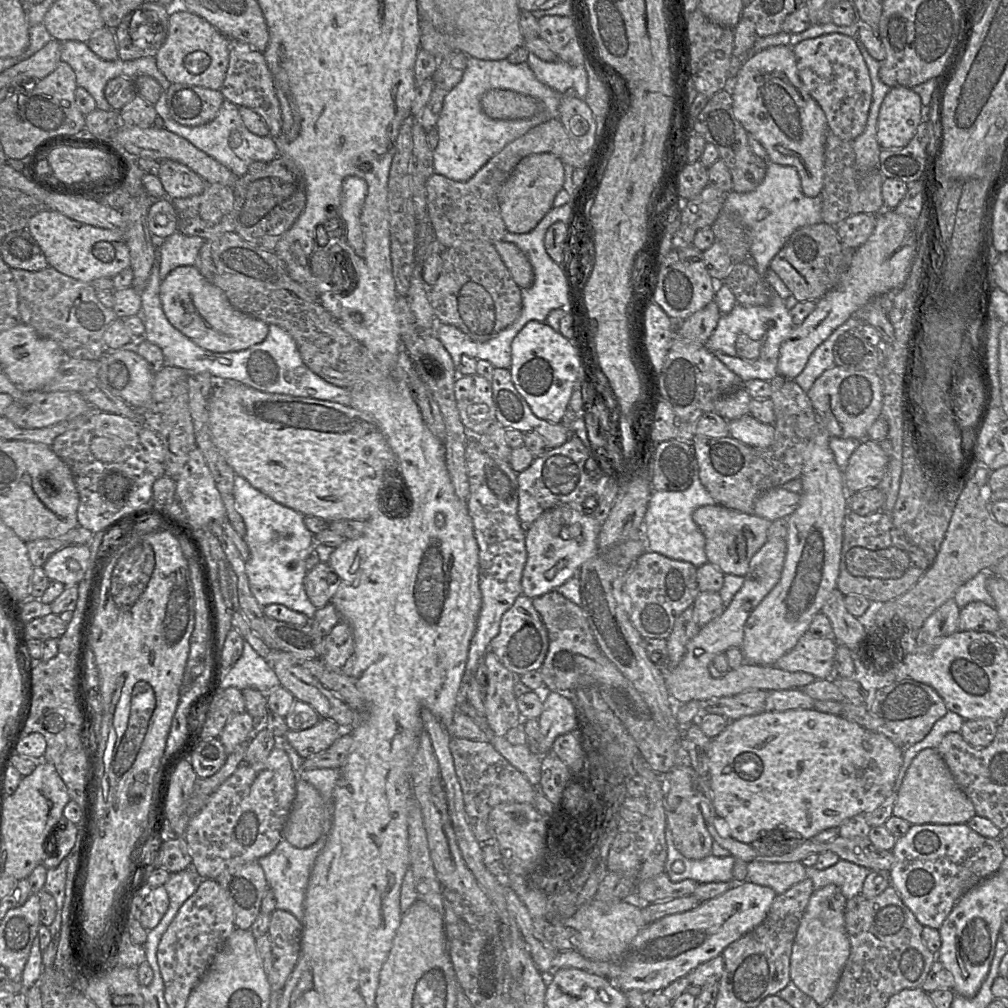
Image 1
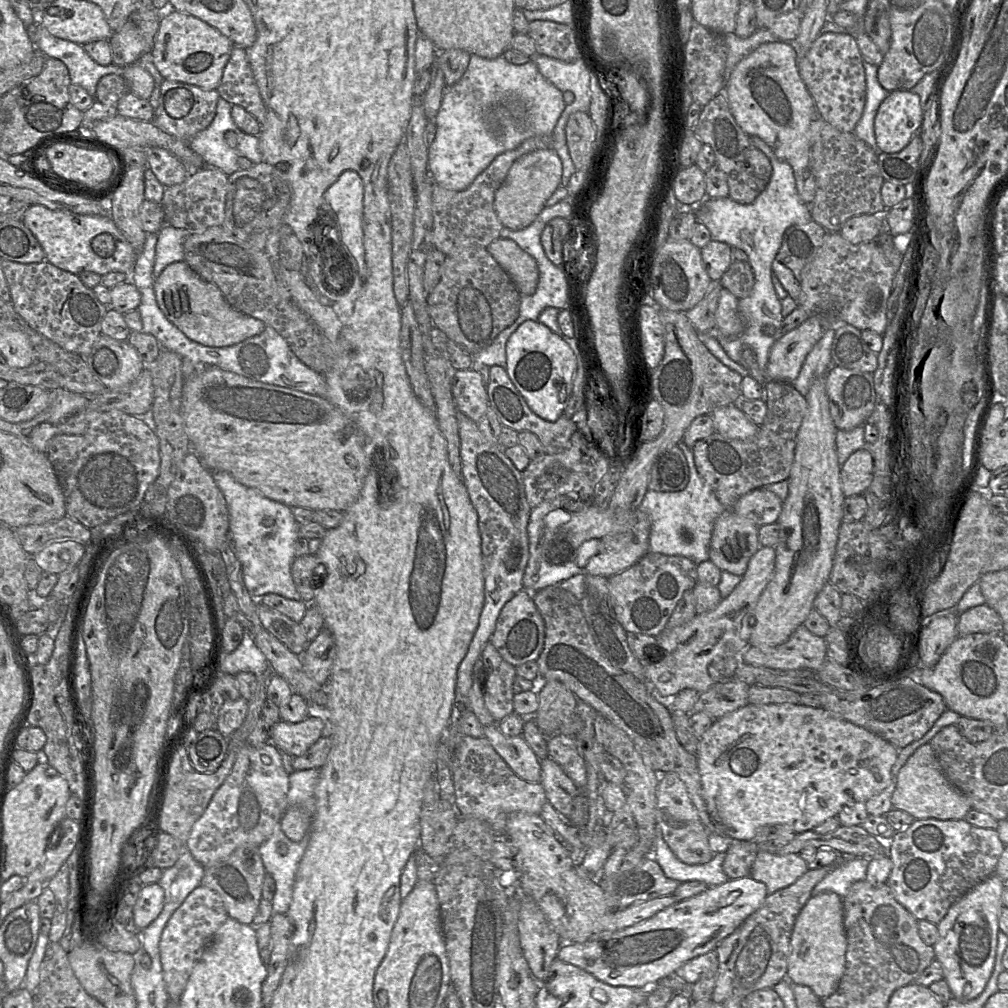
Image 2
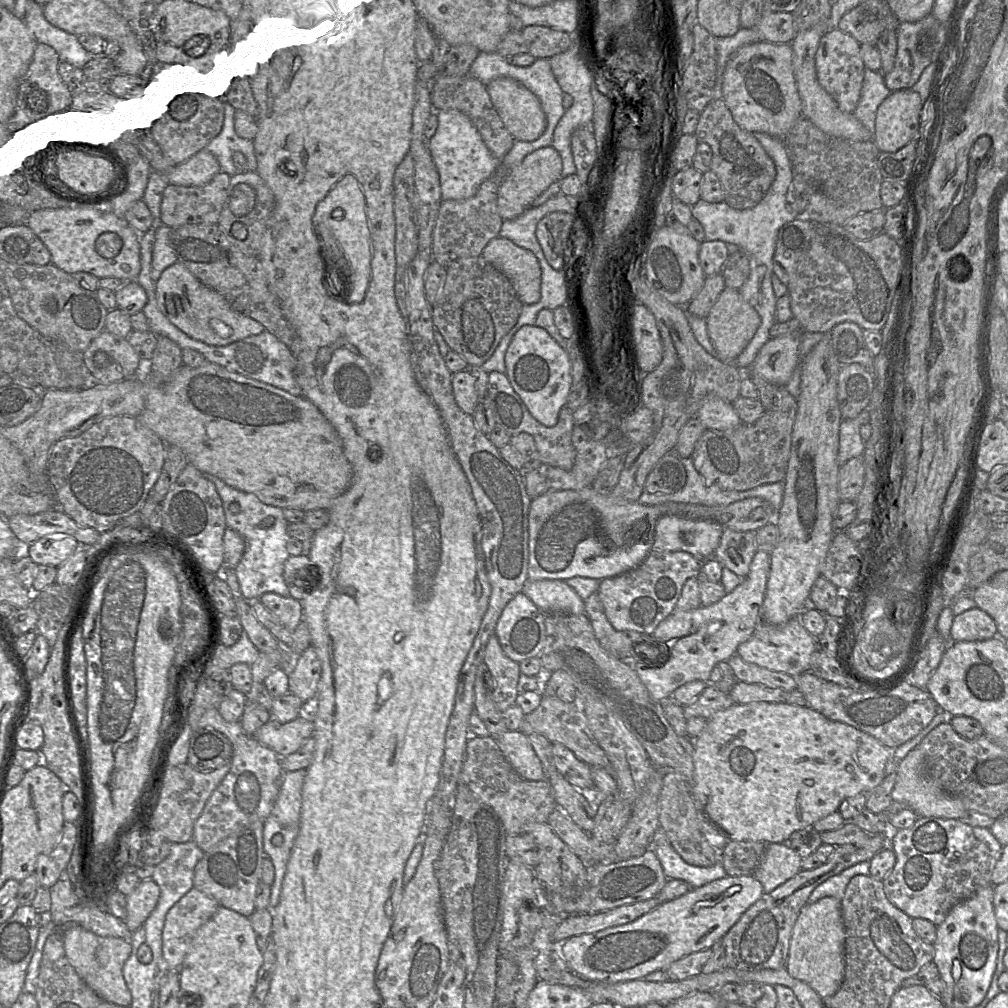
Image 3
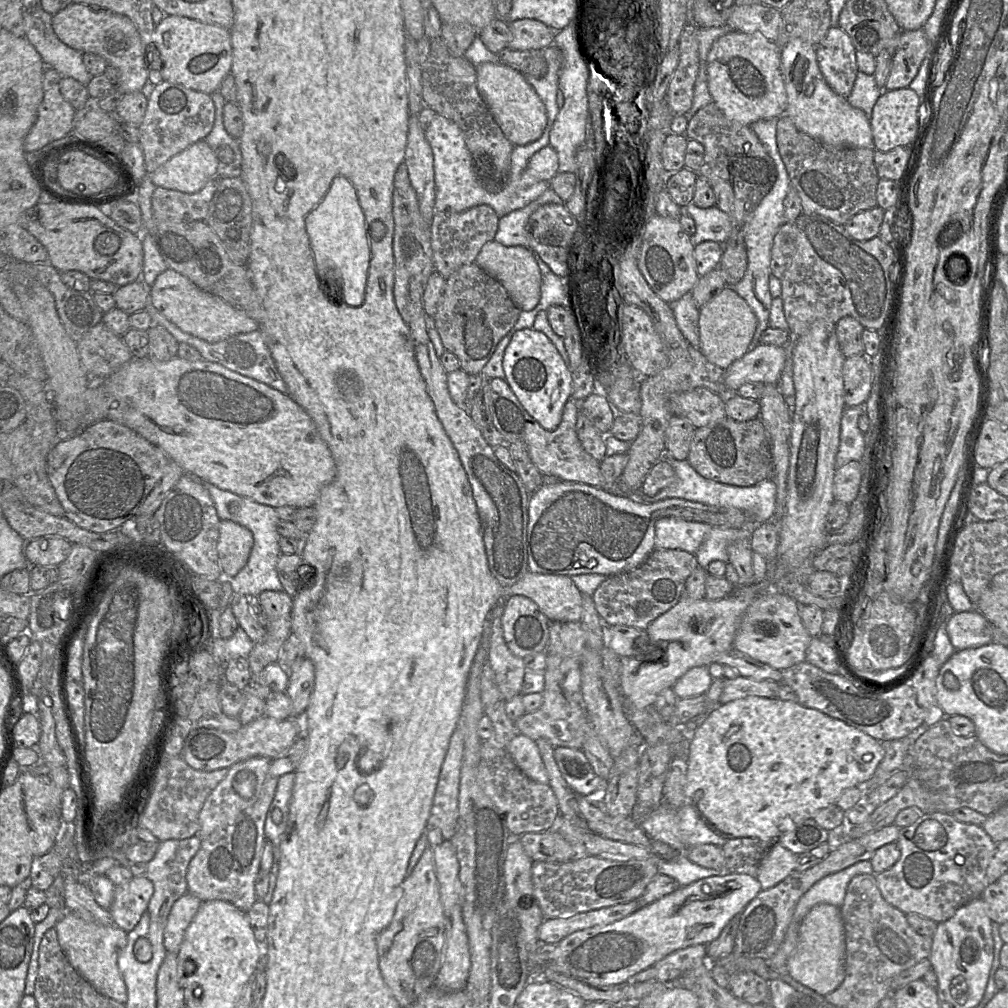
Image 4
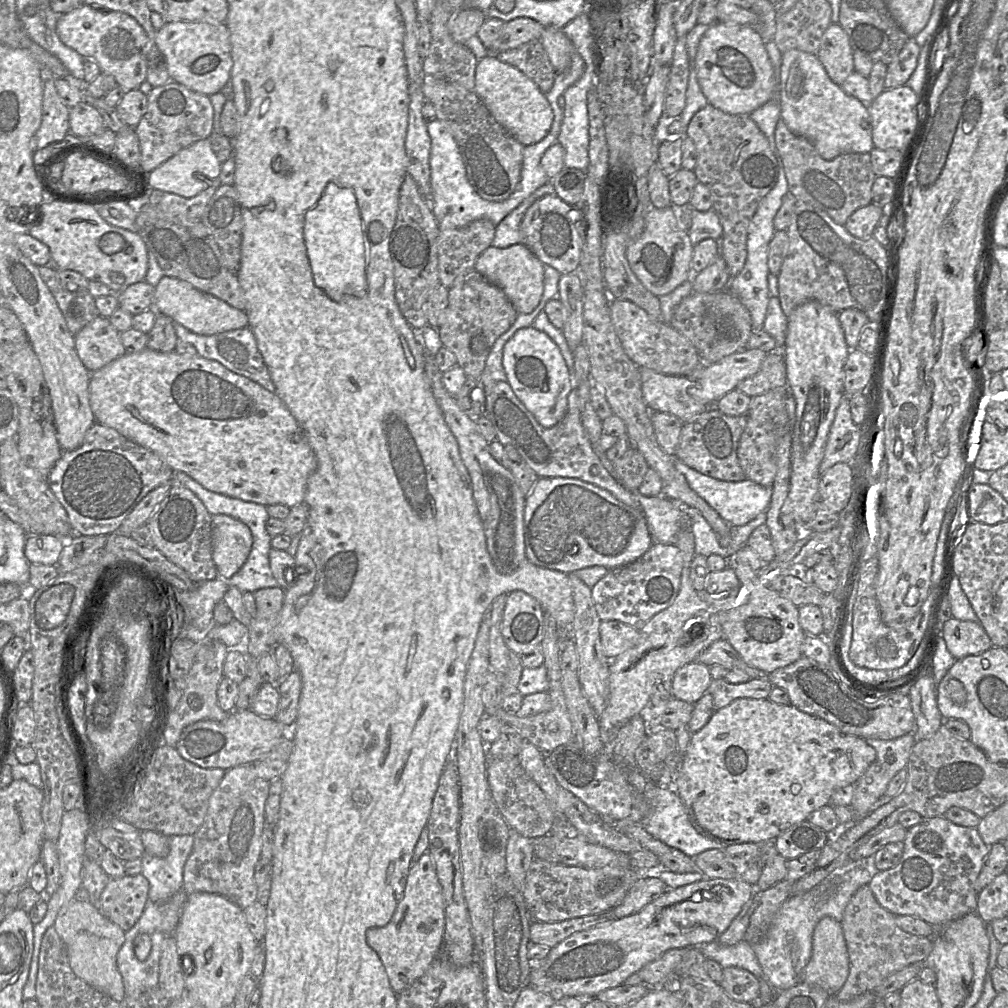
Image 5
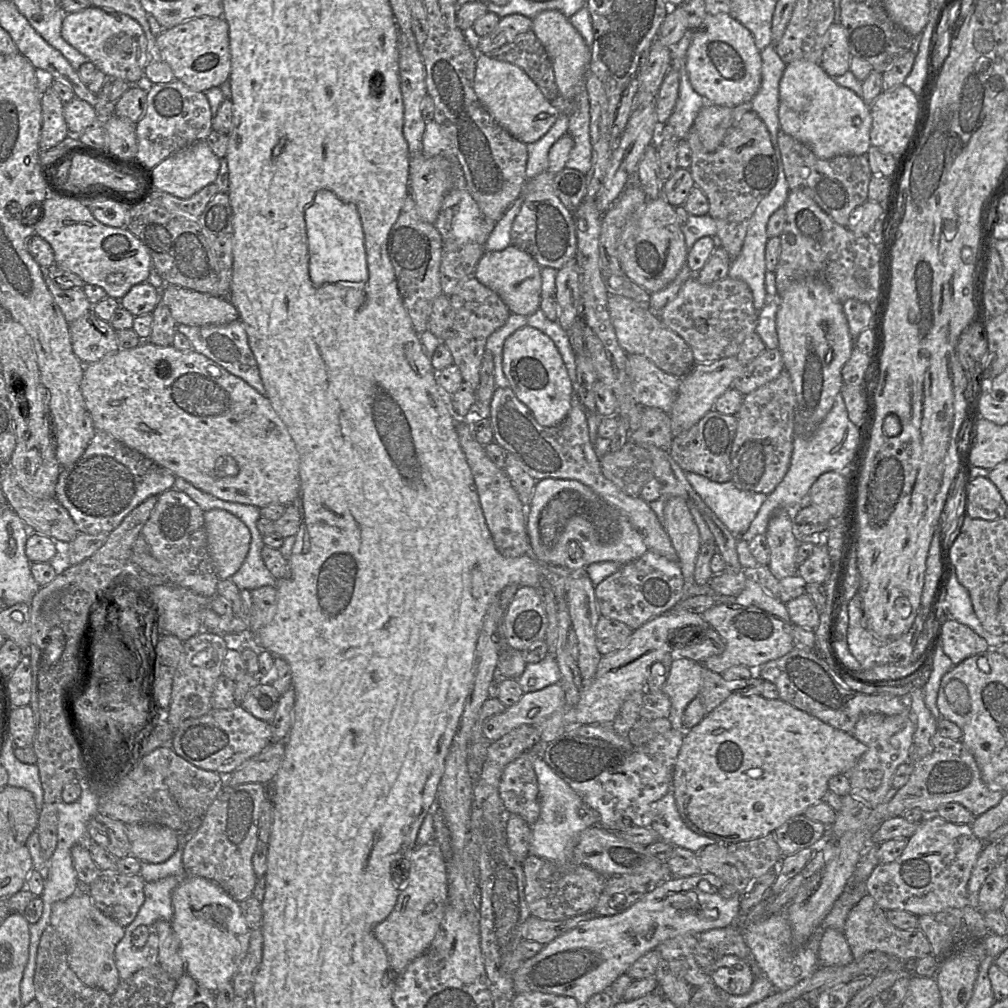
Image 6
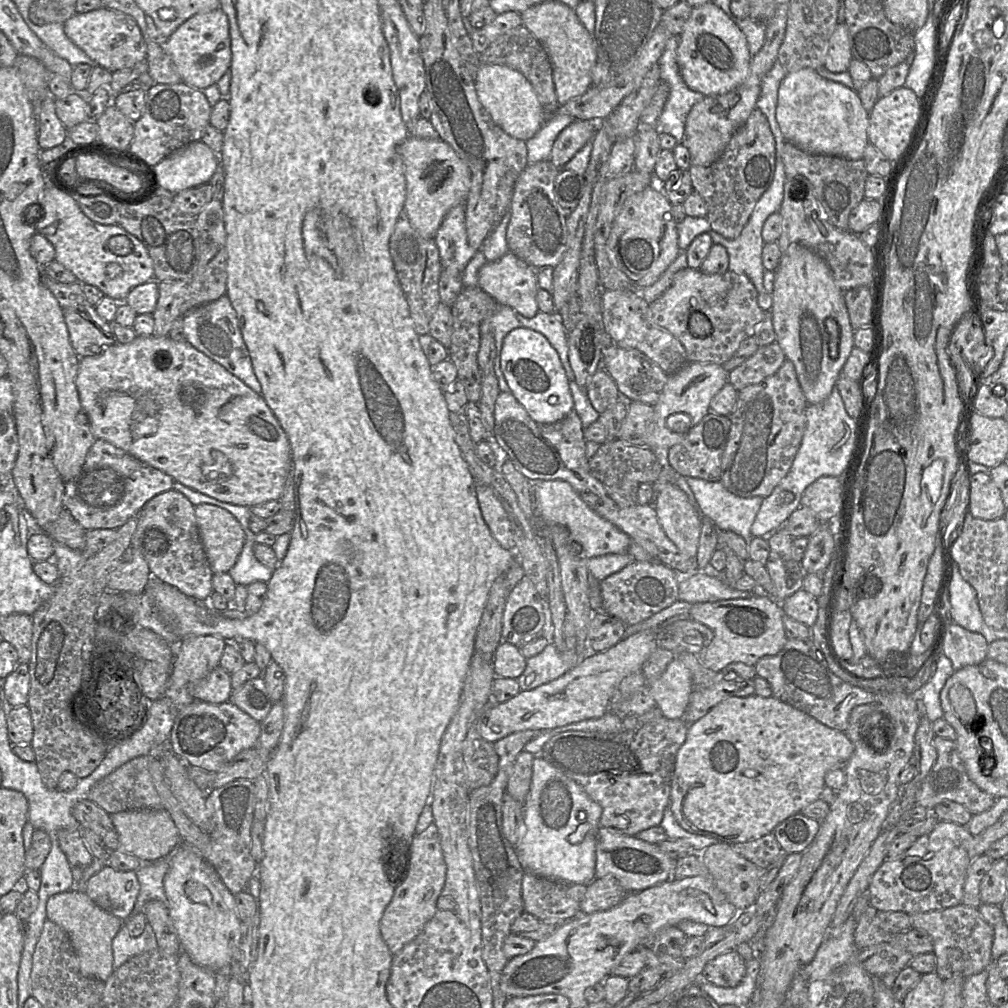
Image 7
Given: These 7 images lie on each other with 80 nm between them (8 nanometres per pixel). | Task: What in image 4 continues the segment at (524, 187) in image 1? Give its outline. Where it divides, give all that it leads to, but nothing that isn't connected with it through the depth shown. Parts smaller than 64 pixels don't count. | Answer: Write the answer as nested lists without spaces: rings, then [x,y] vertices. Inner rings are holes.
[[[550,145],[537,151],[522,174],[522,185],[532,186],[540,181],[551,181],[558,173],[558,154]]]

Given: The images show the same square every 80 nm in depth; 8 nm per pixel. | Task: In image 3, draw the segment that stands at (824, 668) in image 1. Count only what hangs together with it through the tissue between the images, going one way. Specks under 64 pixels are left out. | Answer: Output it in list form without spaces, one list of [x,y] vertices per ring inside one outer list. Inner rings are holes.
[[[800,617],[783,625],[769,624],[763,620],[756,625],[752,636],[737,648],[737,654],[747,663],[768,670],[797,676],[811,669],[811,656],[818,649],[818,641],[802,625]]]

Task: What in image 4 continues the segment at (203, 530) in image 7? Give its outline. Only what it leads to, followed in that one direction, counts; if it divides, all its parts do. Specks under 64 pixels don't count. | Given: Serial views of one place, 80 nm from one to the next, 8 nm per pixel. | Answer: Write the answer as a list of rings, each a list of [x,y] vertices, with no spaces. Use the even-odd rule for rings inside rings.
[[[220,520],[217,552],[225,578],[234,577],[244,568],[253,543],[250,530],[233,521]]]

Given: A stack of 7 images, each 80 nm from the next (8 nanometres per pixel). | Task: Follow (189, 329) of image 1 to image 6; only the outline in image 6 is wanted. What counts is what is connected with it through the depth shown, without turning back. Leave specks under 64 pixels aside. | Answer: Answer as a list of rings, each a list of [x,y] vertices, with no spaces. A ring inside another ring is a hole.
[[[165,285],[160,291],[159,301],[169,308],[177,325],[226,325],[239,319],[229,299],[175,285]]]

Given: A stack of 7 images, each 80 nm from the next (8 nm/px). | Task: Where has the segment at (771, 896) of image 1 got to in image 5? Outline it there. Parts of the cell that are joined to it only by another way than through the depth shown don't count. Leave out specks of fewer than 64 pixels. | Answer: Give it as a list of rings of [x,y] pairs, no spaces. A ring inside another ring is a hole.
[[[710,878],[667,889],[661,896],[637,913],[614,919],[587,930],[575,932],[552,947],[540,961],[532,961],[529,986],[552,995],[573,996],[588,1001],[604,990],[617,987],[647,963],[657,959],[670,949],[701,946],[717,940],[752,897],[756,887],[736,879]]]

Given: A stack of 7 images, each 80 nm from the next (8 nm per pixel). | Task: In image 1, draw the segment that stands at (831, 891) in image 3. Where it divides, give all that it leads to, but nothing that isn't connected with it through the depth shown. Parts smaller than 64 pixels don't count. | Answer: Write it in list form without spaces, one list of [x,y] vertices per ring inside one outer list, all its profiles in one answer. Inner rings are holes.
[[[840,859],[825,869],[806,867],[806,876],[812,880],[814,891],[834,884],[848,900],[862,893],[863,883],[870,871],[868,868]]]

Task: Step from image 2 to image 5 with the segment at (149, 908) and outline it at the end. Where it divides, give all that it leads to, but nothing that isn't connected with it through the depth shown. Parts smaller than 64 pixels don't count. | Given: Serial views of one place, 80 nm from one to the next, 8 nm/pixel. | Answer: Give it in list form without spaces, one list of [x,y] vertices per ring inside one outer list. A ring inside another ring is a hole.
[[[142,873],[110,878],[99,899],[92,902],[124,932],[131,929],[143,913],[148,900],[149,882]]]

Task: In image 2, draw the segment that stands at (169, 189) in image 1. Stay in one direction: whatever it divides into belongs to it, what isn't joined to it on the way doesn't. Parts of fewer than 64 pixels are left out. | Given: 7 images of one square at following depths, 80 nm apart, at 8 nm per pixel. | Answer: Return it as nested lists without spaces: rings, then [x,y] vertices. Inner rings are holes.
[[[160,147],[144,148],[147,167],[152,170],[158,181],[165,187],[184,182],[190,170],[177,157]]]

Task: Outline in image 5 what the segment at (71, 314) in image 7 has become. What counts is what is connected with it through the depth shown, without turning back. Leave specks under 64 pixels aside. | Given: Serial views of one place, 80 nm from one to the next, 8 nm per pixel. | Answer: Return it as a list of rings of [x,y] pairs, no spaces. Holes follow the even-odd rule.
[[[100,315],[75,335],[75,347],[89,372],[95,372],[126,354],[120,333],[108,318]]]

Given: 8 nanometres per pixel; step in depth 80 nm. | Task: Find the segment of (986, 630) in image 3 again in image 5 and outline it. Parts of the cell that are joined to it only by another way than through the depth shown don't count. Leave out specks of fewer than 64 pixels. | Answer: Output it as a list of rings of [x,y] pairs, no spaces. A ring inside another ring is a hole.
[[[951,618],[944,624],[942,636],[947,649],[956,660],[982,654],[993,647],[981,623],[972,621]]]

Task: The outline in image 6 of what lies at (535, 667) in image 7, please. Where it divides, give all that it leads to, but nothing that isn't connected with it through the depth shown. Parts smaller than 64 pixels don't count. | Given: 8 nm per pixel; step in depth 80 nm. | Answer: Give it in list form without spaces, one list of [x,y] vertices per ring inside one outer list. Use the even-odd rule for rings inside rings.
[[[548,653],[538,663],[527,663],[517,682],[523,693],[529,693],[560,683],[560,680],[561,673],[555,660],[555,654]]]

